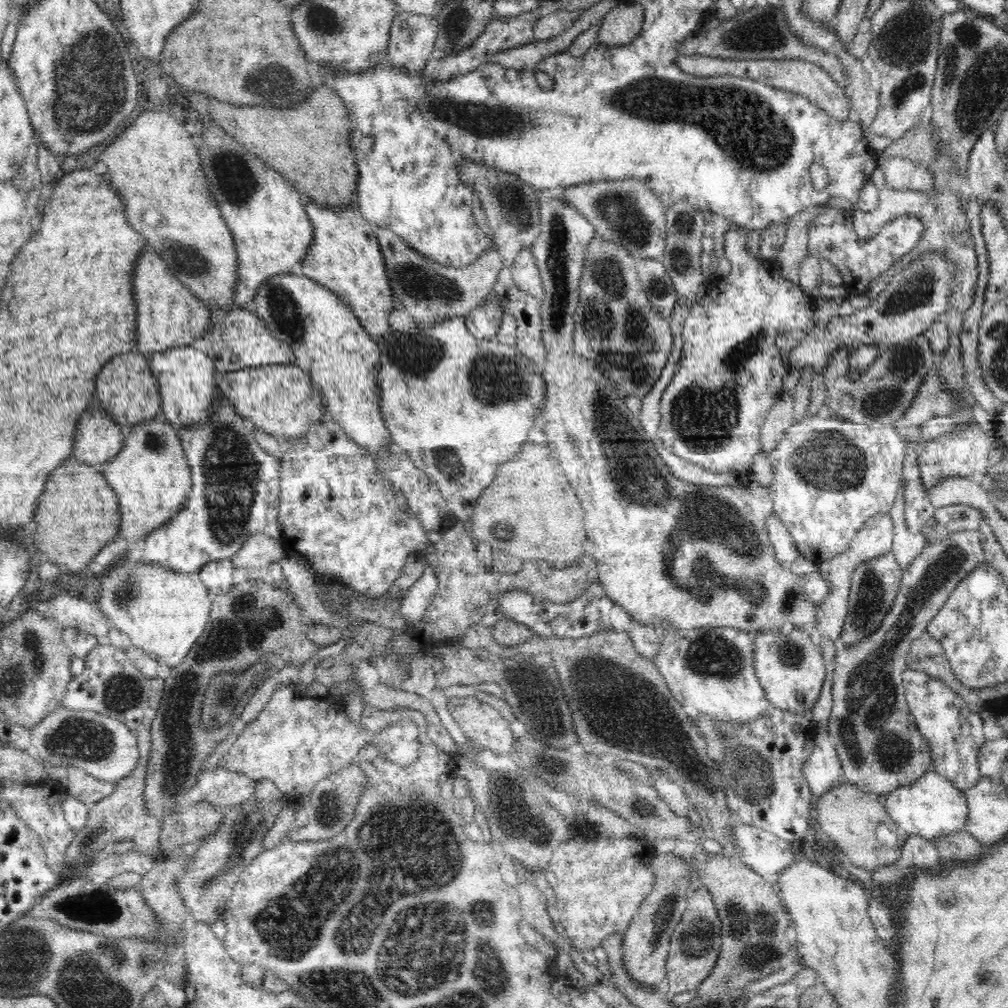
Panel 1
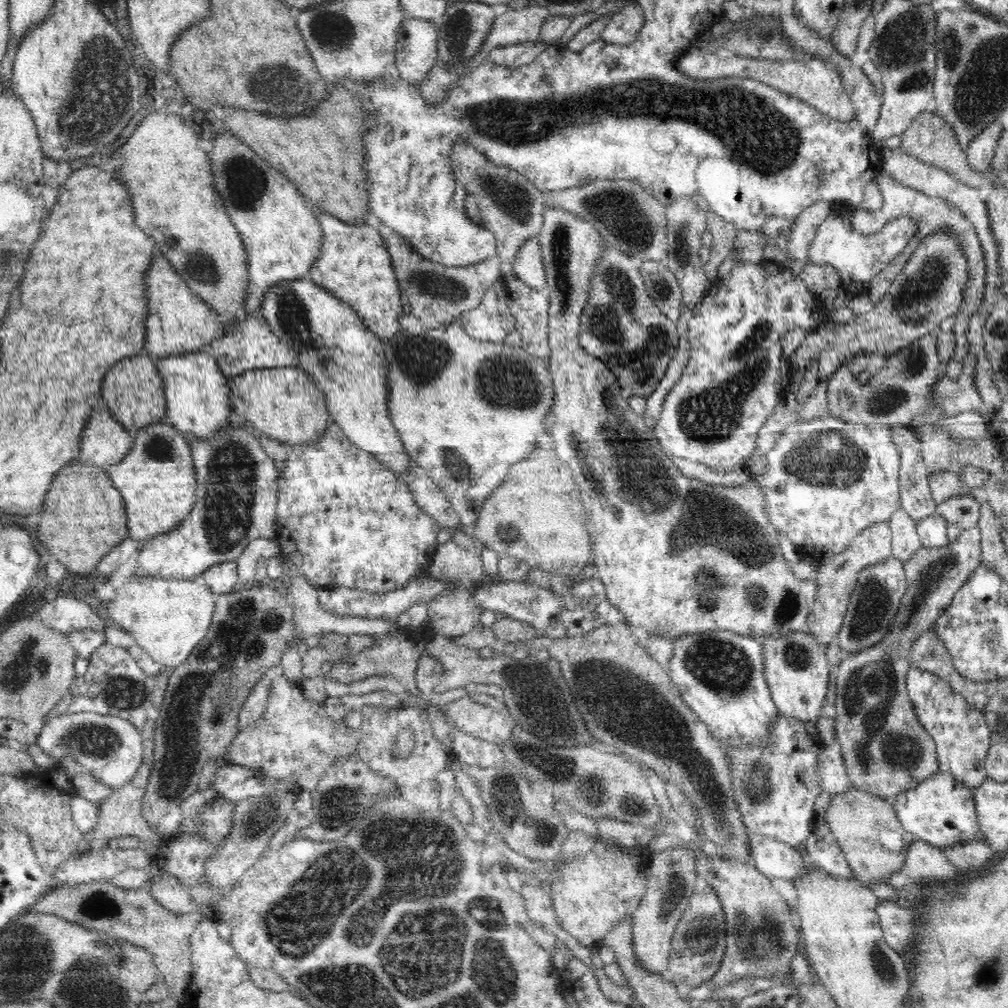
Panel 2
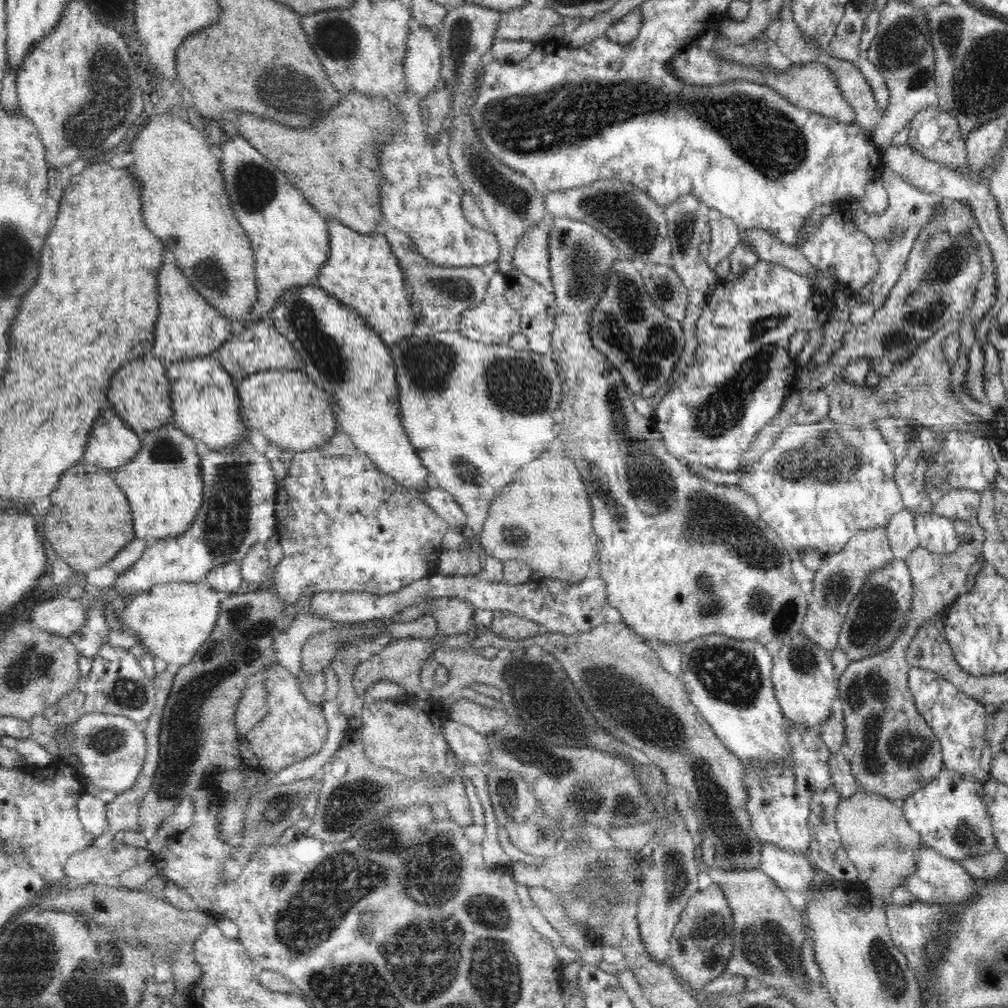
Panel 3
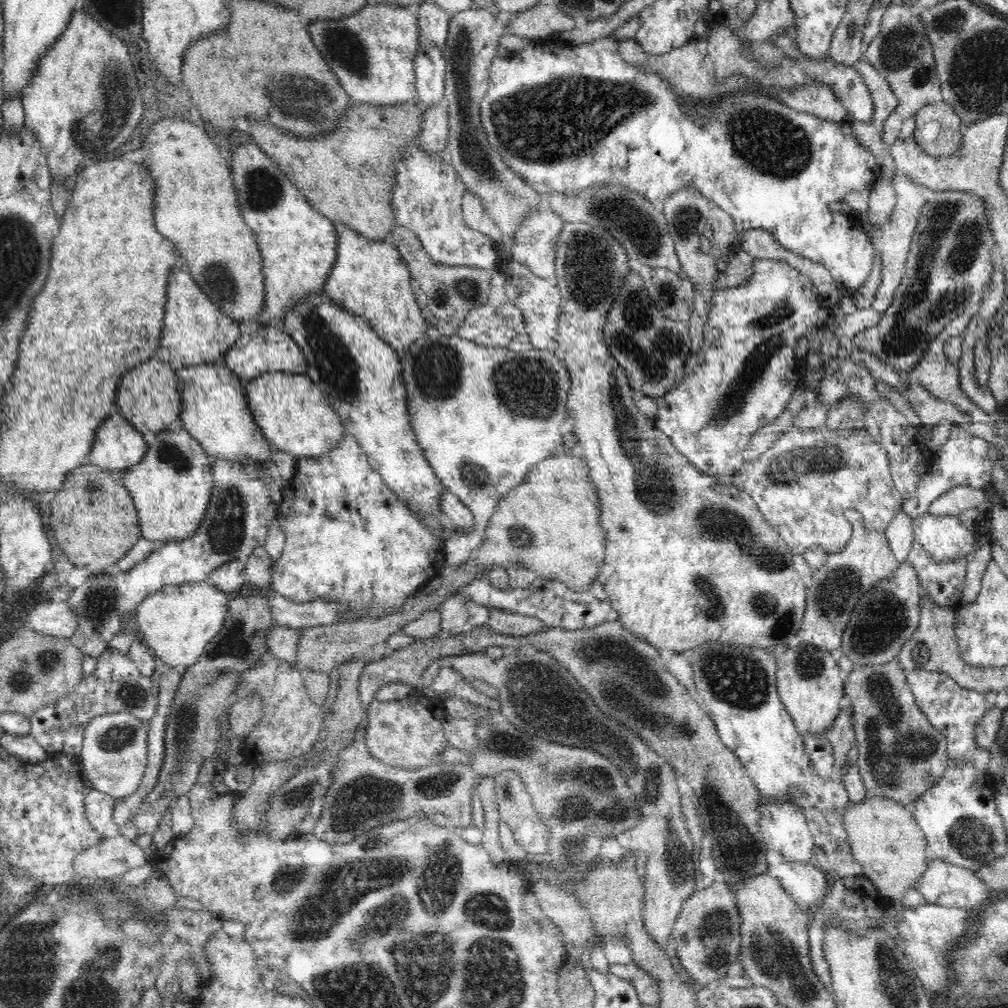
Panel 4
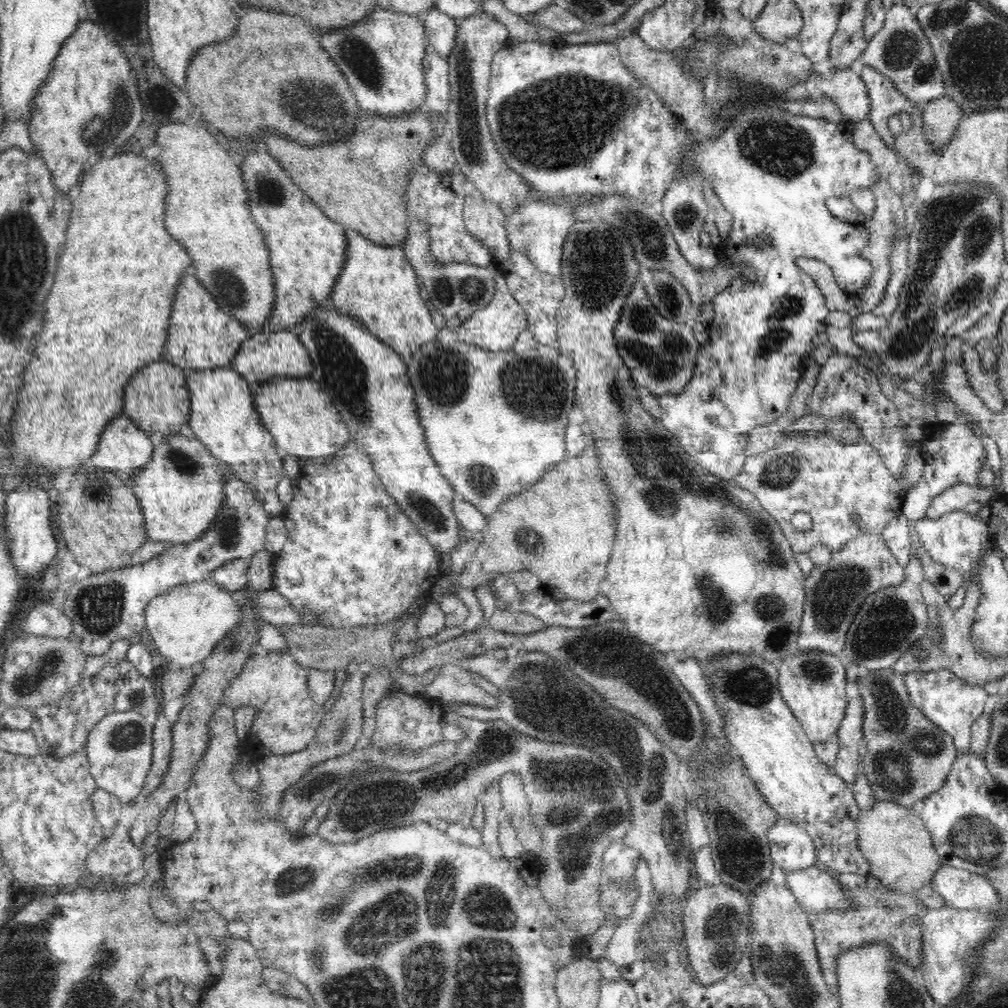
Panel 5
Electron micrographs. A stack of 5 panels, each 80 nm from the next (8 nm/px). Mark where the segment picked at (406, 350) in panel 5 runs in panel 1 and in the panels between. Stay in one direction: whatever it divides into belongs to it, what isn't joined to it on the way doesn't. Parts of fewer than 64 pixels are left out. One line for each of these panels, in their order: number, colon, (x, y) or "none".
1: (345, 257)
2: (354, 265)
3: (362, 273)
4: (370, 279)

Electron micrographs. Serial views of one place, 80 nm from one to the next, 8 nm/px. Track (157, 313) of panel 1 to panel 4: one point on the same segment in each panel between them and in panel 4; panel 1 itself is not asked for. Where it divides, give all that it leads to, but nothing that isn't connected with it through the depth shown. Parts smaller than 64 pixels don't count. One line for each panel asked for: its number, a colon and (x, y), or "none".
2: (178, 321)
3: (187, 326)
4: (195, 331)

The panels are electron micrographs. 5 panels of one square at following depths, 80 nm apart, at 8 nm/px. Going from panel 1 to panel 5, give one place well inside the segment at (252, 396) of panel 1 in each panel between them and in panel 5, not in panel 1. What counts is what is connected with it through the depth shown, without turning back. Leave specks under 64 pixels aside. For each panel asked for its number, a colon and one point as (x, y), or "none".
2: (283, 403)
3: (286, 406)
4: (294, 415)
5: (300, 416)

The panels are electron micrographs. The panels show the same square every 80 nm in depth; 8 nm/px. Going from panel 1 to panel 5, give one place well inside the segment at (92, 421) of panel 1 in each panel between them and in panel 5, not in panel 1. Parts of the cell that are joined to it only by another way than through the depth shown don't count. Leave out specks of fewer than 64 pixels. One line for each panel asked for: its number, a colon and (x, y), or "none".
2: (104, 441)
3: (111, 443)
4: (117, 445)
5: (123, 448)

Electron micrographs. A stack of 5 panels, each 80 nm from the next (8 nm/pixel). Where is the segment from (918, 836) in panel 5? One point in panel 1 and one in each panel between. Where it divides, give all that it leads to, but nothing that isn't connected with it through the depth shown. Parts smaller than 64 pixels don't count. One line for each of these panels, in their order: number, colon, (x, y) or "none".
1: (849, 816)
2: (856, 818)
3: (865, 822)
4: (884, 837)

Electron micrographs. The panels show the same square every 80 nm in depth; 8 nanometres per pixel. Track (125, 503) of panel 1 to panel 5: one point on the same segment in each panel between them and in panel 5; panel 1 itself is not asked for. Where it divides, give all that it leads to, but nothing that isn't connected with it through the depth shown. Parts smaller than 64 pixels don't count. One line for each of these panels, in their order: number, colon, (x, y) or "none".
2: (156, 478)
3: (163, 483)
4: (171, 487)
5: (180, 491)

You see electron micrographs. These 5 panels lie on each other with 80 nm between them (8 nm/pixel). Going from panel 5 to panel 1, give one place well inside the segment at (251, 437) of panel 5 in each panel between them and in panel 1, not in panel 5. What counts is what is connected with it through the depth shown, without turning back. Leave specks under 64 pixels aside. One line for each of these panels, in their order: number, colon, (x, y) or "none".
1: (188, 380)
2: (196, 393)
3: (206, 406)
4: (215, 411)

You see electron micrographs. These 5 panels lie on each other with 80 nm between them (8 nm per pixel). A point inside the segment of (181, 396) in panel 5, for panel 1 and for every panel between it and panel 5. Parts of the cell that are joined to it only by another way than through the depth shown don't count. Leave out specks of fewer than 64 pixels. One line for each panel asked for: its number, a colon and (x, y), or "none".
1: (126, 388)
2: (133, 390)
3: (140, 393)
4: (148, 397)

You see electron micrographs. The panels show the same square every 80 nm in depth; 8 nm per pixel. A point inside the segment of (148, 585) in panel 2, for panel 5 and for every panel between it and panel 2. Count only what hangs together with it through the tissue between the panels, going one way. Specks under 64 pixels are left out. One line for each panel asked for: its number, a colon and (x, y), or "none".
3: (172, 619)
4: (178, 621)
5: (186, 622)

